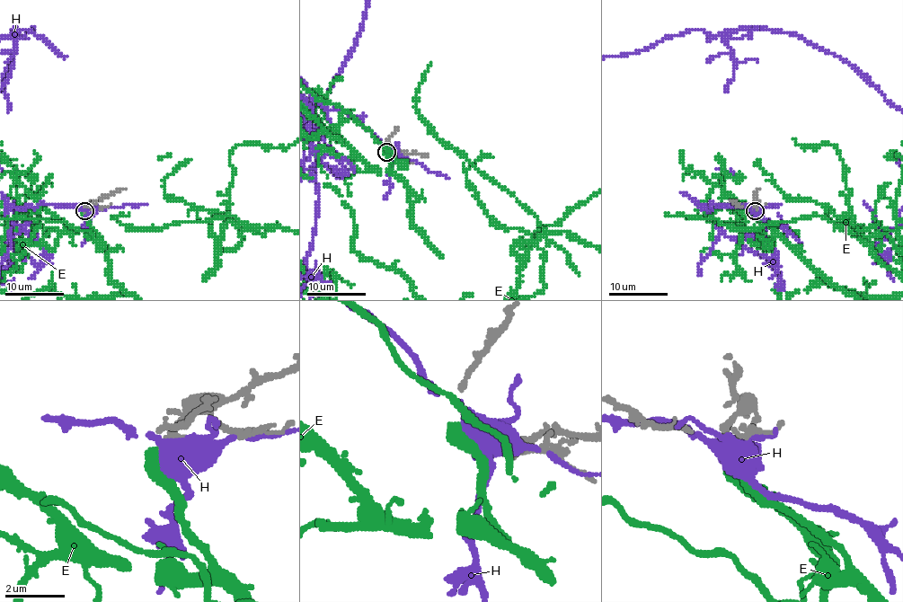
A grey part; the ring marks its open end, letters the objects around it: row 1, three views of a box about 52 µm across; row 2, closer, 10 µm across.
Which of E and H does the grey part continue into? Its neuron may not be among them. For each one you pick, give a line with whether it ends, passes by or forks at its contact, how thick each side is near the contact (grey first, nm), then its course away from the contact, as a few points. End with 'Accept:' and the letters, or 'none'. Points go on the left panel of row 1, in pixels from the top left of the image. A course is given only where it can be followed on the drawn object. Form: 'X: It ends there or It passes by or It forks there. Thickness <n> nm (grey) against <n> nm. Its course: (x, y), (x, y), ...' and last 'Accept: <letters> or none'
E: It ends there. Thickness 280 nm (grey) against 550 nm
Accept: E

